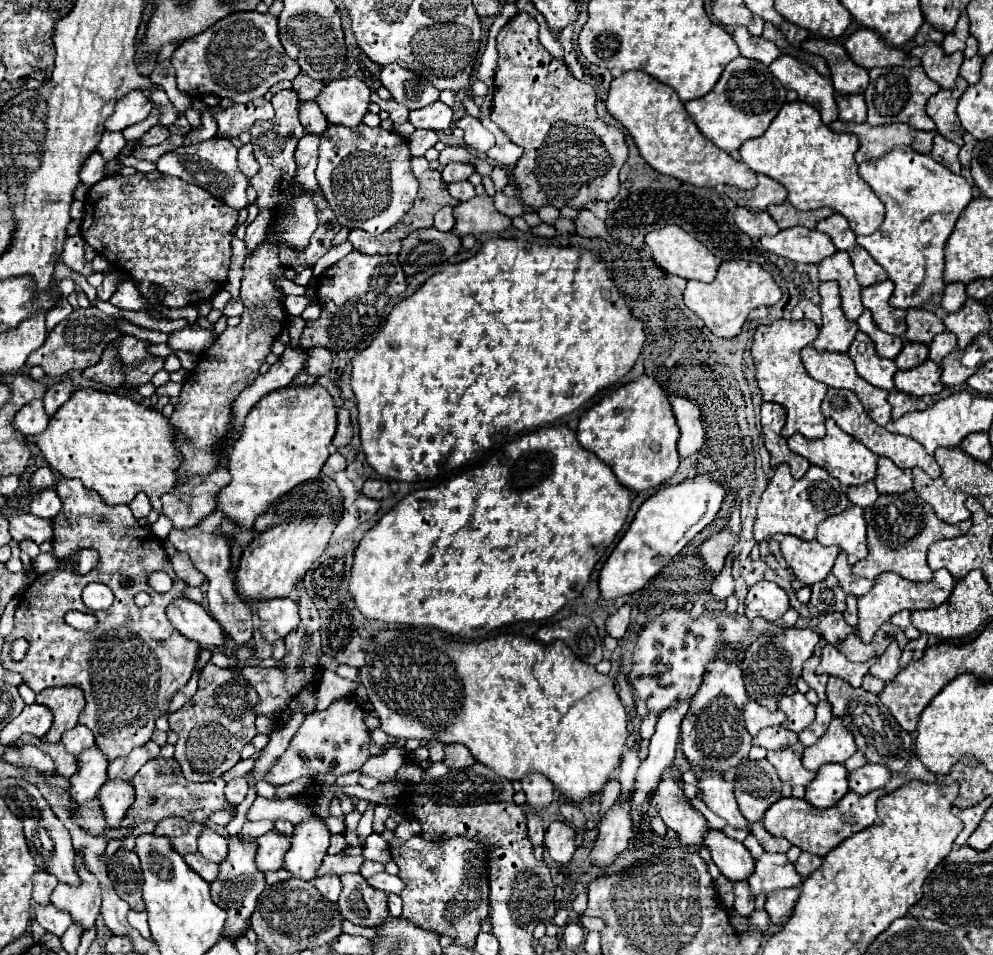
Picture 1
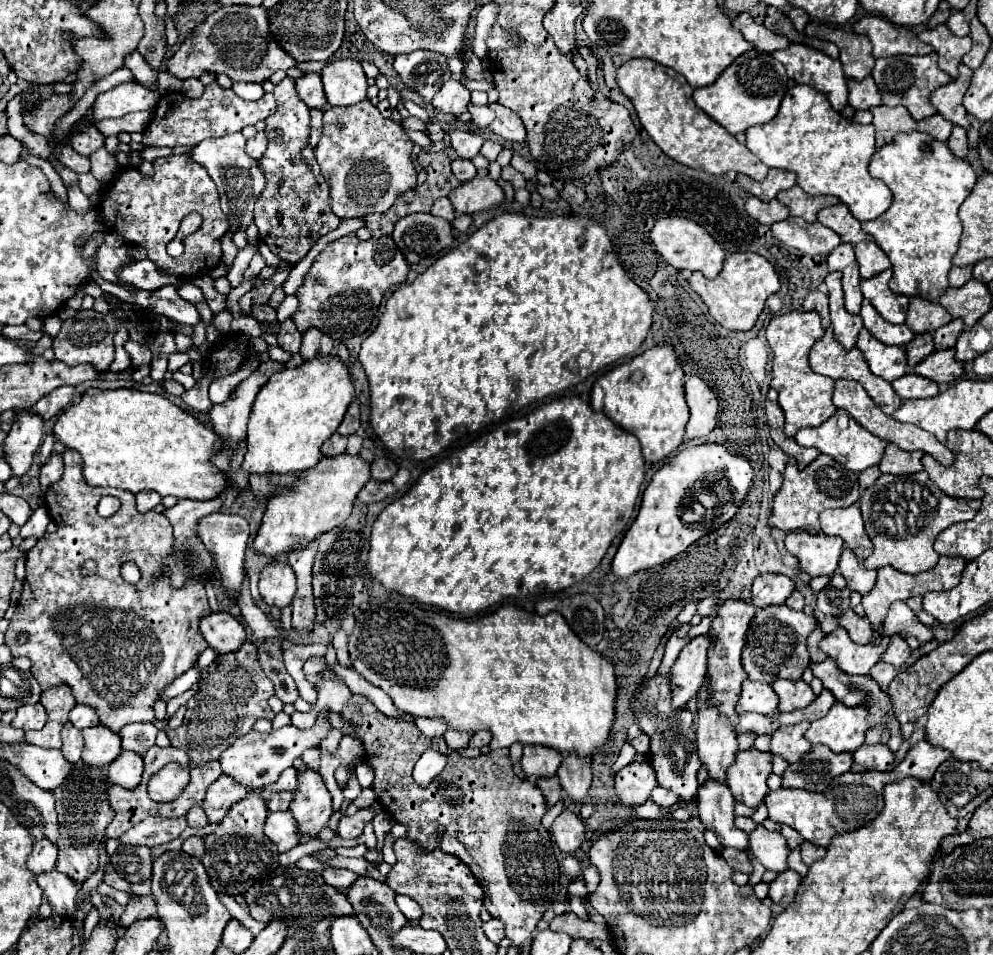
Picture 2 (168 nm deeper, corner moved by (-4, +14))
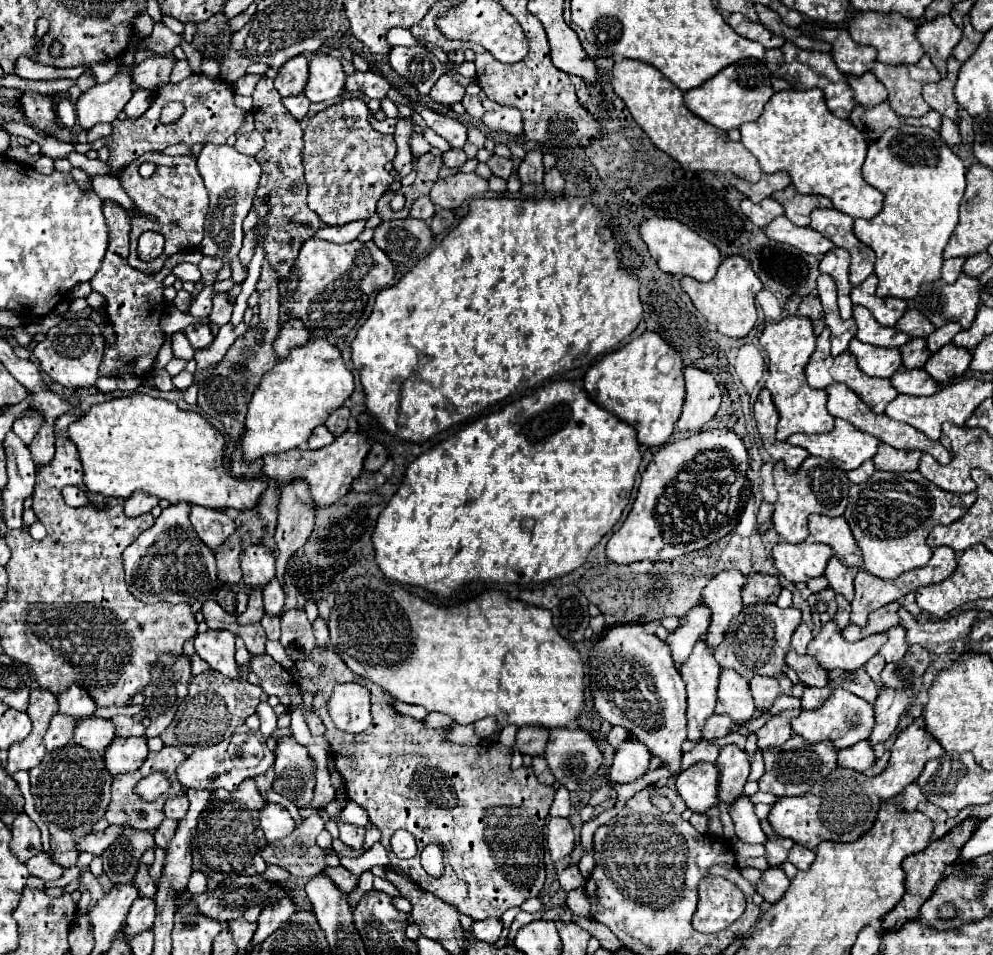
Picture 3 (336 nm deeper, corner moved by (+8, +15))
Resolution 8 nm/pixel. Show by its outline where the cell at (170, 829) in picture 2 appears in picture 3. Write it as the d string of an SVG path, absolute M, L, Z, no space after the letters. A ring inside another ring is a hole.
M109 825L105 831L101 833L91 833L87 837L81 837L77 843L77 849L83 853L93 853L93 855L101 855L113 841L115 837L119 837L119 833L123 833L123 827L117 825Z

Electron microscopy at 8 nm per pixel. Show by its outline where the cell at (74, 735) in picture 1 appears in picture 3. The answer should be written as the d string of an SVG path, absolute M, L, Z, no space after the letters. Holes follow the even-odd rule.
M71 683L71 687L59 695L59 707L61 713L71 715L77 721L83 717L91 717L97 709L93 697L79 683Z

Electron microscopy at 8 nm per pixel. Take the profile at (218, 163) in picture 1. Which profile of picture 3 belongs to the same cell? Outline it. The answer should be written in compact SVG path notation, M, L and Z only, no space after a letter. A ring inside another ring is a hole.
M207 143L197 157L197 169L205 179L205 187L209 191L209 211L205 217L205 235L199 245L199 251L207 257L215 257L223 263L229 263L231 281L241 285L247 279L247 265L243 265L239 259L243 241L241 223L253 207L253 195L261 177L261 167L255 161L255 157L243 155L235 147Z

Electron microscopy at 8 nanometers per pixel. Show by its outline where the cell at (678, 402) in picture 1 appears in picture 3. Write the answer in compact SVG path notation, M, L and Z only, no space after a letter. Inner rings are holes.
M687 365L683 371L685 371L687 397L683 413L677 421L677 429L697 431L703 429L703 425L715 417L723 401L723 391L719 389L719 383L715 383L715 377L711 377L711 373L707 371Z

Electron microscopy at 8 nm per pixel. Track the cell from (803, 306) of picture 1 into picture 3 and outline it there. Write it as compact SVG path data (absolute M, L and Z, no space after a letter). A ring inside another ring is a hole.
M815 293L807 295L801 305L799 305L799 315L803 317L809 317L811 323L813 323L813 333L819 335L823 329L825 329L825 313L823 313L823 307L821 307L821 301Z

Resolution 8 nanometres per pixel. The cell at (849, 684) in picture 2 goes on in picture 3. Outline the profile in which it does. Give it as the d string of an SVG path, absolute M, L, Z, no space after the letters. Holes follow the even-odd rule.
M789 651L785 655L785 663L797 673L799 681L807 687L825 687L827 685L827 671L819 667L819 663L809 655L797 655L795 651Z

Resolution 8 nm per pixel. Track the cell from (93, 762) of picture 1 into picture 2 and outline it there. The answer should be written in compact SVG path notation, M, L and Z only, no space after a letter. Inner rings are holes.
M95 726L83 730L85 748L83 748L83 762L91 768L105 768L121 754L119 736L105 726Z

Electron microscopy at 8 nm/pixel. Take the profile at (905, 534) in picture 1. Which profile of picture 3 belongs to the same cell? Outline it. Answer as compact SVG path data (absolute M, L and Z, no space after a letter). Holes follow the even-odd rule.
M875 471L865 483L859 483L859 485L851 485L849 487L849 505L847 505L847 511L845 511L845 521L849 523L849 527L851 527L851 533L853 533L853 537L855 537L855 541L857 541L857 545L859 545L859 549L861 549L861 553L863 553L863 561L865 561L865 571L869 571L869 573L873 573L875 577L881 577L881 579L895 579L895 577L899 577L899 575L903 575L905 571L911 571L911 569L915 569L915 567L923 567L929 559L931 559L931 547L927 547L927 543L925 543L925 539L927 539L927 535L929 535L929 531L935 527L935 525L947 525L947 523L953 523L953 521L957 521L957 519L961 519L965 513L967 513L967 509L973 505L973 501L975 501L975 495L973 495L973 499L967 499L967 495L953 495L953 493L947 493L947 491L943 491L943 489L939 489L939 487L935 487L931 481L927 481L919 471L907 471L907 473L887 473L887 471ZM953 499L961 499L961 503L957 503L957 505L953 505Z

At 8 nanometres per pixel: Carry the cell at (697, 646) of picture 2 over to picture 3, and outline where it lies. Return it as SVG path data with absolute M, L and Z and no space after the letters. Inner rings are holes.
M699 603L679 621L679 627L673 633L669 633L665 643L671 647L673 659L677 663L687 661L693 645L701 639L703 633L707 633L709 621L711 621L711 609L705 603Z

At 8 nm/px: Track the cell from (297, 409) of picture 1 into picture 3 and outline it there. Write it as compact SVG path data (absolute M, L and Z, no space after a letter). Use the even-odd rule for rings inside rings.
M309 339L307 345L291 349L285 359L265 373L253 391L245 421L247 433L243 437L245 461L299 447L317 425L323 425L325 419L351 397L353 389L353 373L345 367L339 349L329 341Z

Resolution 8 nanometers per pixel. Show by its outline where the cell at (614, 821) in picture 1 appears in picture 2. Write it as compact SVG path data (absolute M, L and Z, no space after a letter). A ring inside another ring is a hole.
M637 758L615 774L615 794L623 808L639 808L651 798L651 790L657 786L655 772L647 758Z

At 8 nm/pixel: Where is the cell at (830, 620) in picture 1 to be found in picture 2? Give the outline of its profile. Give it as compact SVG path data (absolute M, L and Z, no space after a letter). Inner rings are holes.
M851 608L845 610L839 618L837 624L849 632L849 638L857 644L871 644L877 638L877 632L873 630L871 622L867 616L857 616Z

